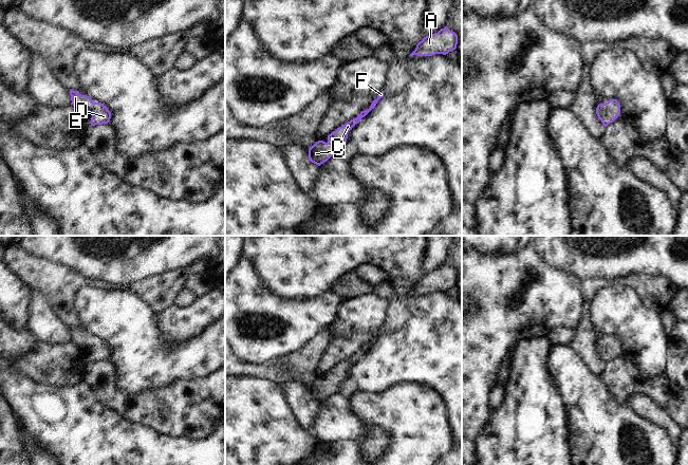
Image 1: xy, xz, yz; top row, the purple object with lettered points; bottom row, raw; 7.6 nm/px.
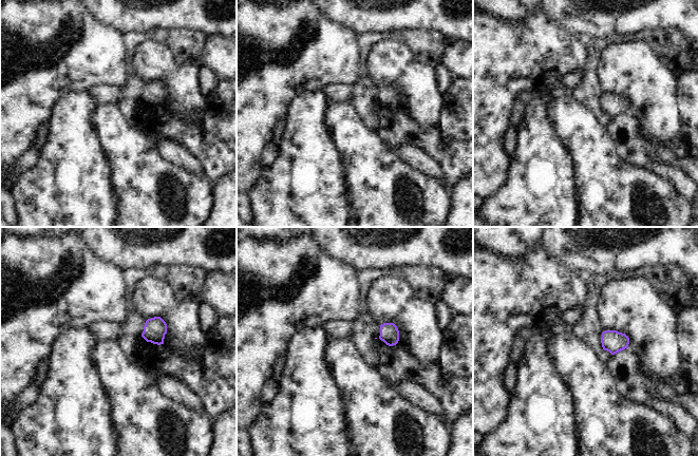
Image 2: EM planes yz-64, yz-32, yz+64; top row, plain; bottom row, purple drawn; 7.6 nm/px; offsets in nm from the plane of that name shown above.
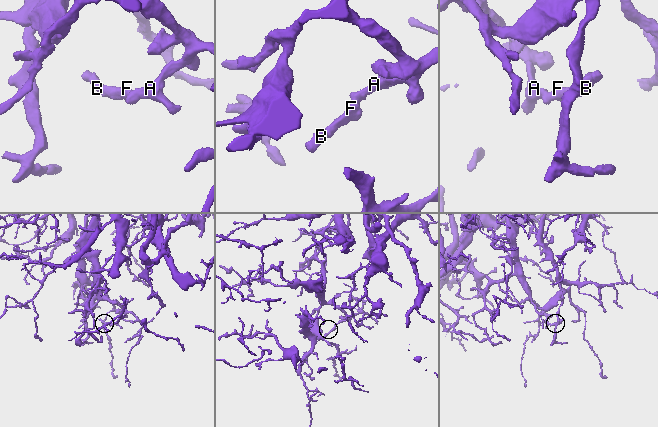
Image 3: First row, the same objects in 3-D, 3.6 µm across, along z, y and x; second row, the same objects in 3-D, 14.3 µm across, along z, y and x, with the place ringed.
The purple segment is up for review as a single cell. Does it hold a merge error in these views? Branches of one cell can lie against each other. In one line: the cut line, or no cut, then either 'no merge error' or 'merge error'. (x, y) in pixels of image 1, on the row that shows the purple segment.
cut none; no merge error

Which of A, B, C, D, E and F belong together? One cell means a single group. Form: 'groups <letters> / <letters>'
groups A B C D E F

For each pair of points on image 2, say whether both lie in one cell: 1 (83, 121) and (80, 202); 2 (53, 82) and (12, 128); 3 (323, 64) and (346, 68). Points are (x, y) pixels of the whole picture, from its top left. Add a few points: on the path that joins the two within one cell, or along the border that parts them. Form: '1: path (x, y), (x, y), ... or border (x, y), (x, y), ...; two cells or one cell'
1: path (80, 141), (80, 182); one cell
2: path (41, 94), (19, 116); one cell
3: path (328, 64), (339, 64), (341, 67); one cell

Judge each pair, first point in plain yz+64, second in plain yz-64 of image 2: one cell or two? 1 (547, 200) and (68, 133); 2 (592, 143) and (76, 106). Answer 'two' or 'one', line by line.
1: one
2: two

